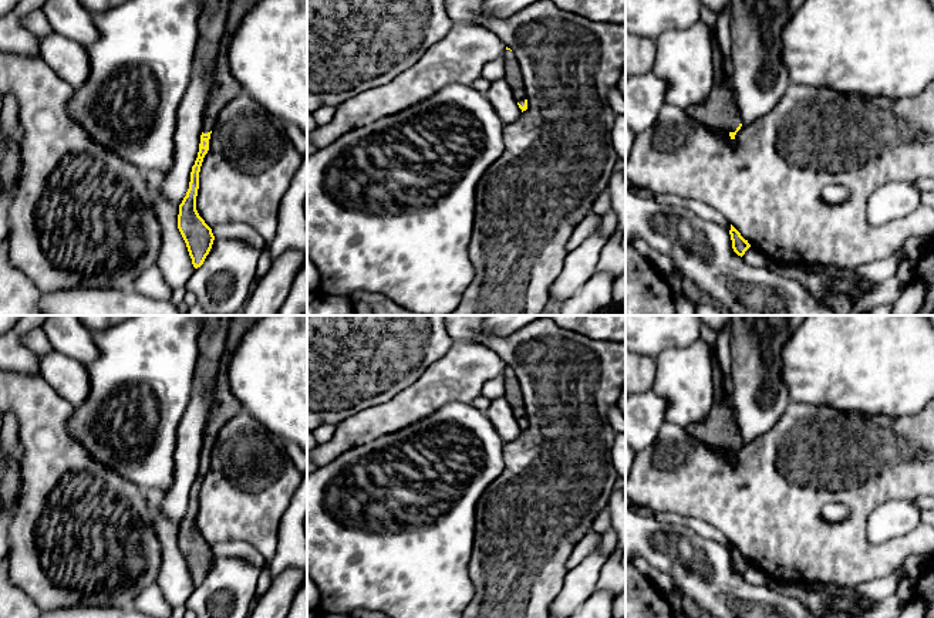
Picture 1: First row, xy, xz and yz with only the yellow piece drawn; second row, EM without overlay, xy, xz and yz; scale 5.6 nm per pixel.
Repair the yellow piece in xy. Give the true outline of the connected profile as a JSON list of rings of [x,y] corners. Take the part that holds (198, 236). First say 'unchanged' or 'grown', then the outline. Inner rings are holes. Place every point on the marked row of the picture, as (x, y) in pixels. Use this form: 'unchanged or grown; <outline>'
grown; [[[230,0],[226,33],[220,43],[220,51],[213,70],[213,87],[210,90],[210,97],[203,118],[199,152],[195,165],[192,166],[189,189],[179,205],[178,229],[186,243],[195,269],[203,264],[215,240],[212,229],[205,223],[196,210],[200,166],[209,151],[212,128],[215,126],[219,112],[226,104],[243,92],[240,84],[230,71],[227,48],[240,20],[259,1],[260,0]]]

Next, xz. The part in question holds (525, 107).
grown; [[[506,47],[506,51],[503,54],[503,68],[505,68],[505,80],[509,84],[513,97],[519,105],[519,108],[523,111],[527,109],[527,99],[526,99],[526,88],[523,84],[523,77],[520,72],[520,65],[510,48]]]

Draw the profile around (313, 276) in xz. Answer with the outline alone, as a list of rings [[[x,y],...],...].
[[[307,259],[307,305],[313,303],[321,291],[321,278],[320,273],[316,269],[314,263]]]

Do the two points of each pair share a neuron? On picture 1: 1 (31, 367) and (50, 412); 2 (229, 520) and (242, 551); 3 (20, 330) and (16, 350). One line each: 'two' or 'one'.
1: two
2: two
3: one

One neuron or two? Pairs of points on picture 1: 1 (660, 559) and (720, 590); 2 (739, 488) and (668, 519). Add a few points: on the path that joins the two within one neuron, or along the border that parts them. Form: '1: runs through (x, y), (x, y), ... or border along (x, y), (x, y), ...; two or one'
1: runs through (674, 563), (687, 574), (705, 576); one
2: border along (660, 512), (700, 517), (711, 526); two

